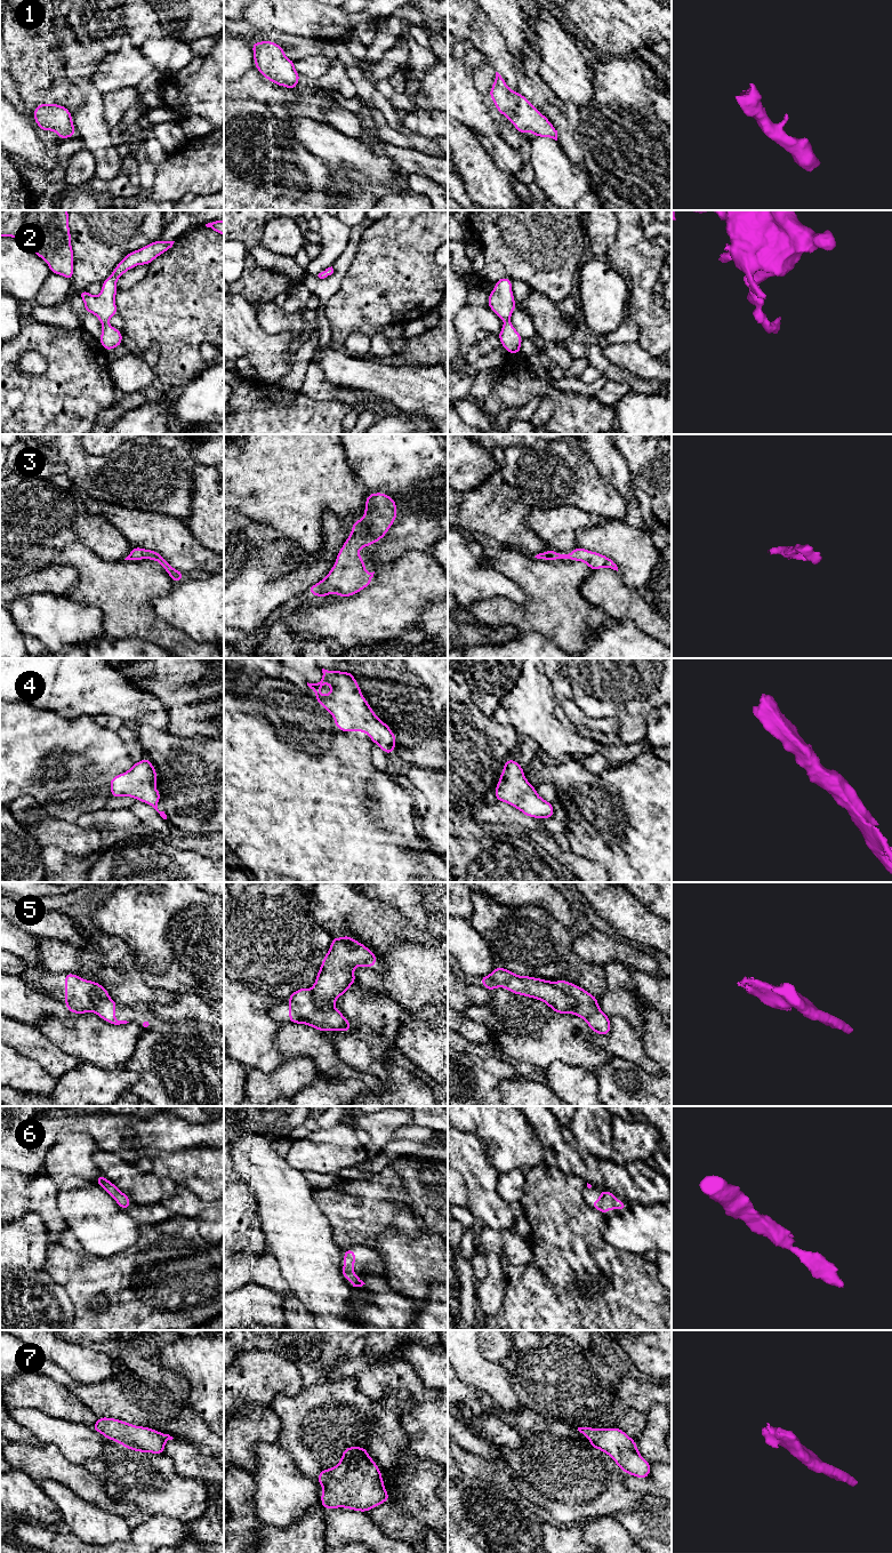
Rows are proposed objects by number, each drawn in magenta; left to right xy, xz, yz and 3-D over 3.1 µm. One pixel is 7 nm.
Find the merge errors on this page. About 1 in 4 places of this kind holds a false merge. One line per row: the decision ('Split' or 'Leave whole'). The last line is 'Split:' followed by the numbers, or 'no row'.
1: Leave whole
2: Leave whole
3: Leave whole
4: Leave whole
5: Split
6: Leave whole
7: Leave whole
Split: 5

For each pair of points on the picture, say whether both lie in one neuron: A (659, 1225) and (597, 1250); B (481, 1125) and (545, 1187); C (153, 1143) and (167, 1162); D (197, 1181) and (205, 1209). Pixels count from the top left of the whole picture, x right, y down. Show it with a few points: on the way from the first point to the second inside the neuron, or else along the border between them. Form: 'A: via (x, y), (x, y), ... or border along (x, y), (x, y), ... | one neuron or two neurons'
A: border along (603, 1221), (604, 1241), (635, 1255) | two neurons
B: border along (549, 1166), (533, 1167), (528, 1173) | two neurons
C: border along (186, 1147), (174, 1151), (159, 1151), (151, 1158) | two neurons
D: border along (190, 1191), (205, 1201), (211, 1201) | two neurons

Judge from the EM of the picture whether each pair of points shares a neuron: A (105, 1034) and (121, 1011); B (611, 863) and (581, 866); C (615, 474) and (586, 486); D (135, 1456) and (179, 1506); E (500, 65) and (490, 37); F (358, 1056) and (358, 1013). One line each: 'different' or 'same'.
A: different
B: different
C: different
D: same
E: same
F: same

